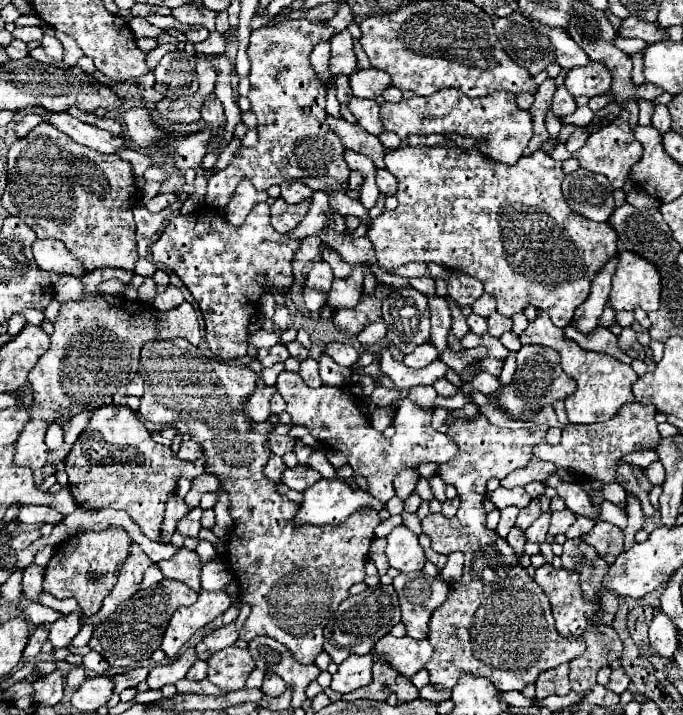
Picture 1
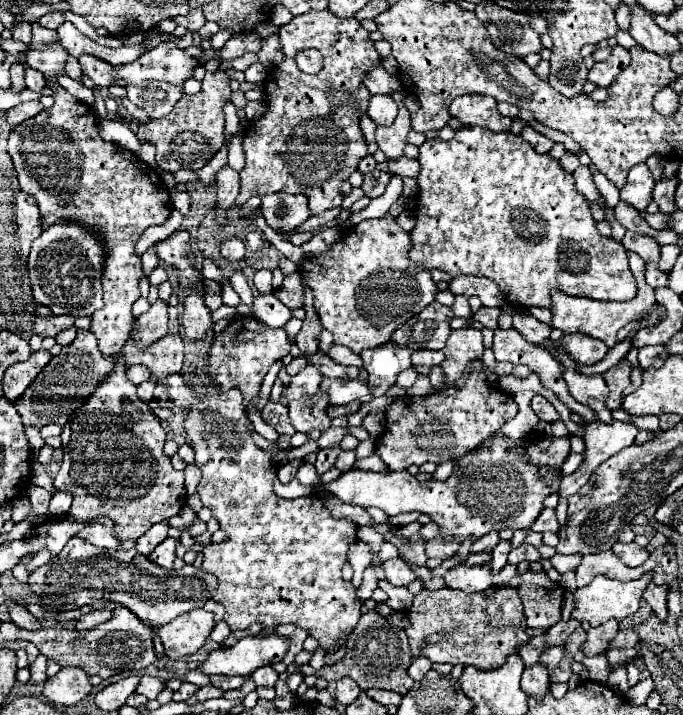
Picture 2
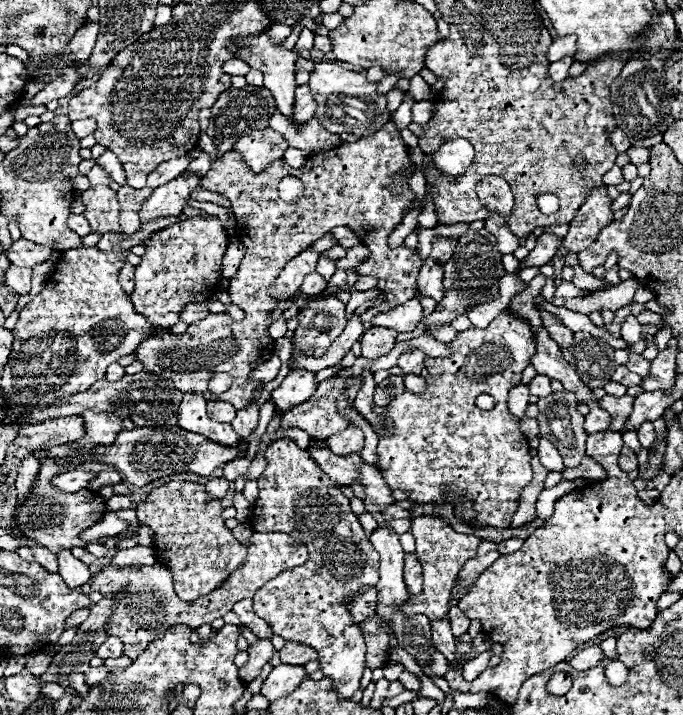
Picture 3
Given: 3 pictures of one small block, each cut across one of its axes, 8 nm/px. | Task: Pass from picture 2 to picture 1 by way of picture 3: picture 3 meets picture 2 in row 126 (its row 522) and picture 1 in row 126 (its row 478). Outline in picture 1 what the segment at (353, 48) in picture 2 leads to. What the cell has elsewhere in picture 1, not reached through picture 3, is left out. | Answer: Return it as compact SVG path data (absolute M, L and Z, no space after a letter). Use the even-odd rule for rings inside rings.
M290 20L280 26L258 28L250 34L248 58L252 68L248 98L258 118L258 142L252 148L240 146L232 162L224 170L214 172L208 182L206 204L216 208L226 206L242 178L248 178L256 190L268 190L284 180L300 180L312 190L324 190L328 196L346 190L350 176L344 160L346 148L326 122L328 88L318 80L310 64L312 48L334 34L336 30L330 24L310 20Z

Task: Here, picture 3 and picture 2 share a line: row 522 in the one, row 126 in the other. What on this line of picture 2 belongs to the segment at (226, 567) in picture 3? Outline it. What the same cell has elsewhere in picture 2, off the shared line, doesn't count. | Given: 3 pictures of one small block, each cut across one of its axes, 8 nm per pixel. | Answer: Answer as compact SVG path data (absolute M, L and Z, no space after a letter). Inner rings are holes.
M224 70L206 72L202 90L198 94L184 94L168 116L152 120L150 124L142 124L136 138L156 146L156 164L162 170L200 170L224 144L224 104L230 100L230 94L230 78Z

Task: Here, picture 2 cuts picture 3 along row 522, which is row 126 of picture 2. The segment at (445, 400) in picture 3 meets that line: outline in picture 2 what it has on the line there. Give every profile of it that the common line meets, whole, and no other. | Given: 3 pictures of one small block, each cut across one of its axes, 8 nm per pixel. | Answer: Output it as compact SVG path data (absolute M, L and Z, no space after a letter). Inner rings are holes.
M482 94L460 96L452 102L450 114L466 126L482 126L492 132L510 132L512 120L496 110L496 100Z

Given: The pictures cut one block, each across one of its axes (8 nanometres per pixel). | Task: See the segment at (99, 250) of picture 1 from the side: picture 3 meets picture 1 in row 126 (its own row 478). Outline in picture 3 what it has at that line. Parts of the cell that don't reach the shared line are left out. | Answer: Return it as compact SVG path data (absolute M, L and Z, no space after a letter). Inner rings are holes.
M40 472L38 478L36 478L36 486L32 486L28 498L16 510L14 520L16 520L18 530L26 538L30 538L36 544L48 548L52 554L58 554L60 550L70 550L74 546L86 548L90 542L80 540L80 534L84 530L88 530L90 526L94 526L104 516L104 506L106 506L104 498L98 496L96 492L86 492L86 490L76 492L76 494L62 492L56 486L52 486L48 478L50 476Z

